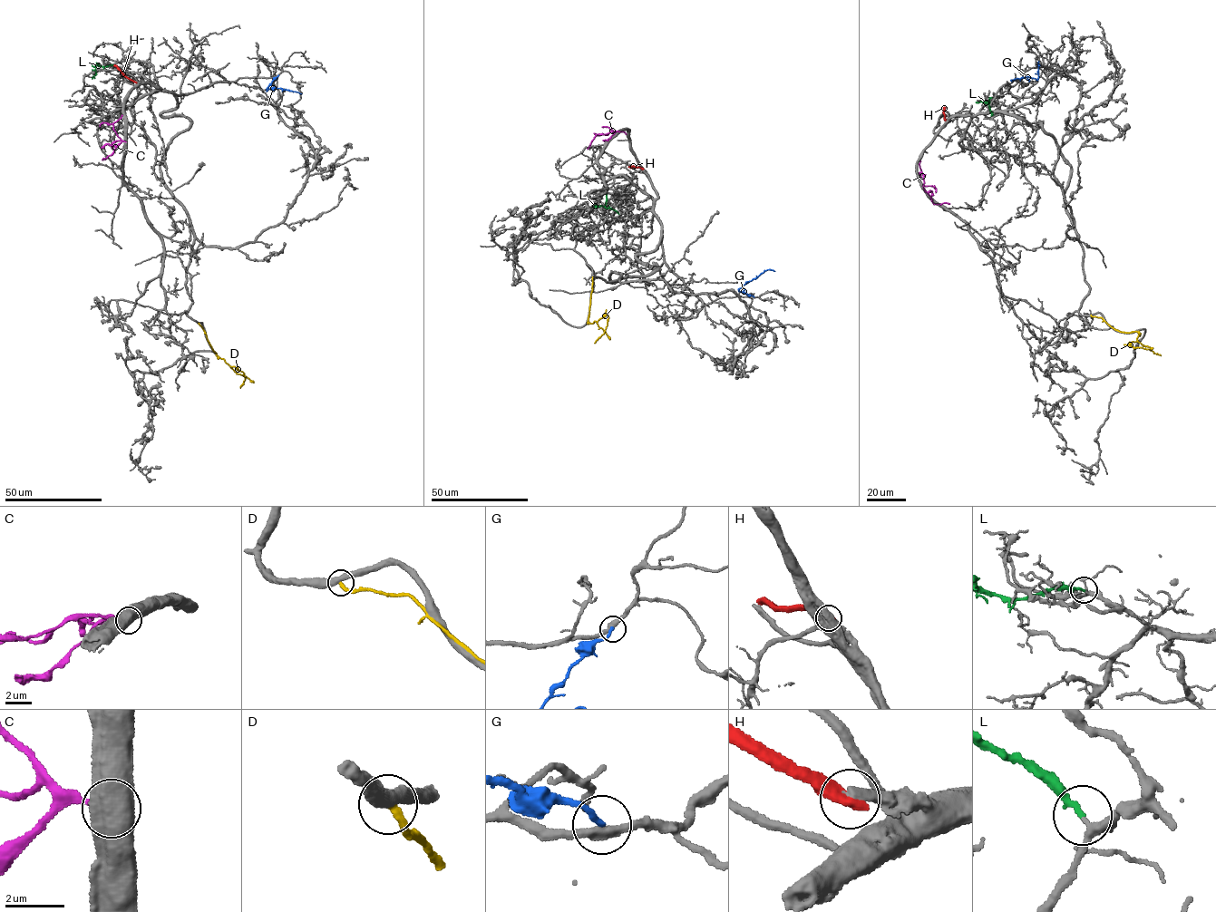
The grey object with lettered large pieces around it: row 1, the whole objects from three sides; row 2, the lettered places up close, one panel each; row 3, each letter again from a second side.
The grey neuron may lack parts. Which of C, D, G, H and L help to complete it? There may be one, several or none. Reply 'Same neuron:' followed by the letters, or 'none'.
Same neuron: L

